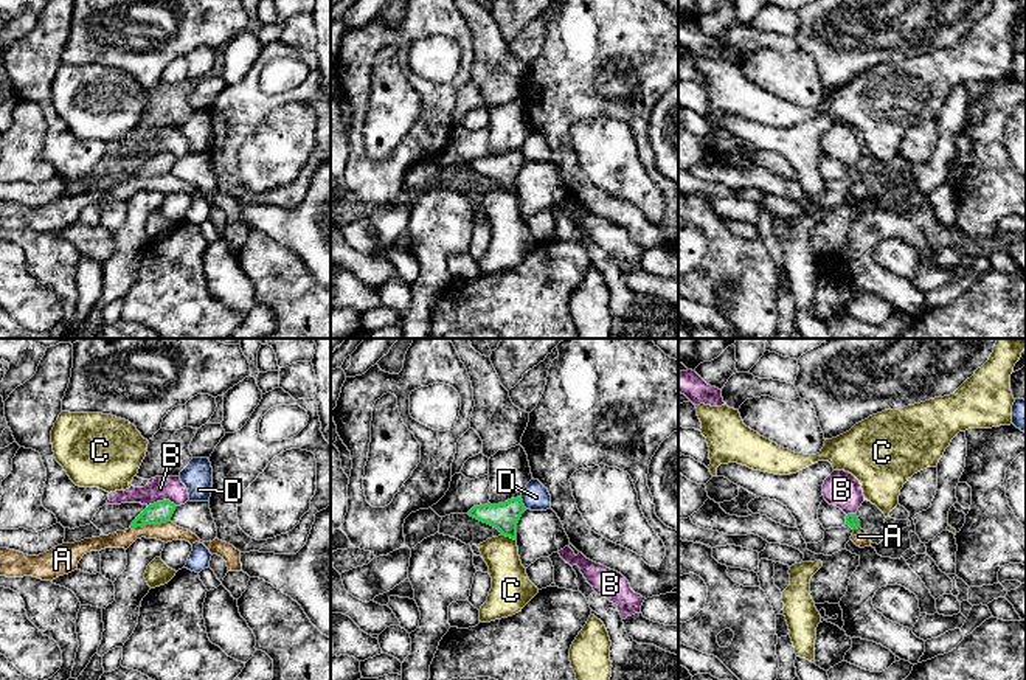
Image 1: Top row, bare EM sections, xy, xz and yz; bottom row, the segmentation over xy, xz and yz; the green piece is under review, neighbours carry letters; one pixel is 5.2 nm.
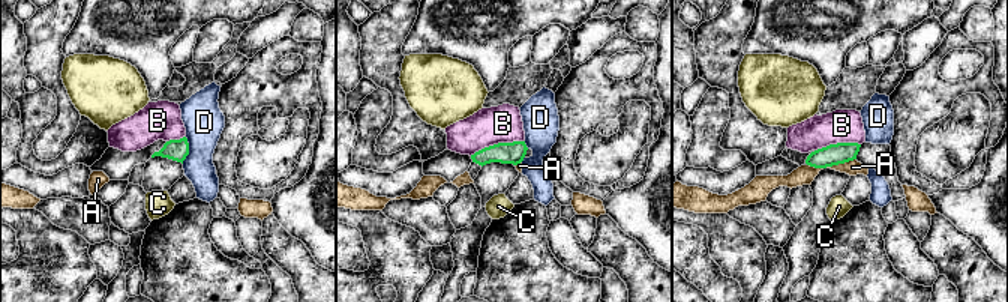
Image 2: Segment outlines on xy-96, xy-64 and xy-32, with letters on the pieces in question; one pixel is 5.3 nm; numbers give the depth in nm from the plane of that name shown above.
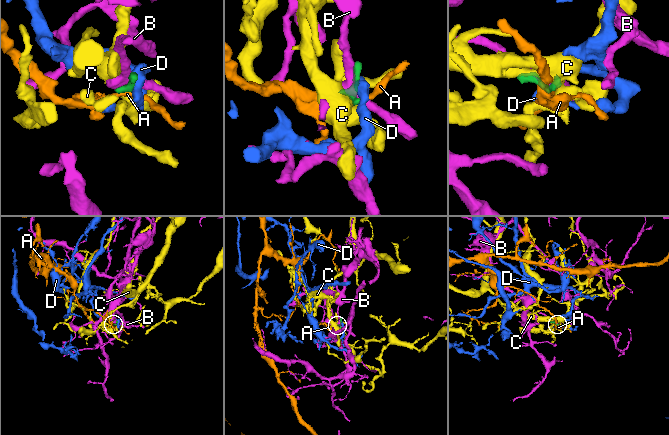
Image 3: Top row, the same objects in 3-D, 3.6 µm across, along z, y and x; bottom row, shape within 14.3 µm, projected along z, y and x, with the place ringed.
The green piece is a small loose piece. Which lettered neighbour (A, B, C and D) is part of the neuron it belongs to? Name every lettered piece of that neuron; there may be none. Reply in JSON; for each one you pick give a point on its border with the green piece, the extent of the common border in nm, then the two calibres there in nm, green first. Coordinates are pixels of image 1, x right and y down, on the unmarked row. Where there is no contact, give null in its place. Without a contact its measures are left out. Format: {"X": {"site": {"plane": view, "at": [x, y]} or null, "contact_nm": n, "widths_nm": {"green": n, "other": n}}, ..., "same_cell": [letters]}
{"same_cell": []}

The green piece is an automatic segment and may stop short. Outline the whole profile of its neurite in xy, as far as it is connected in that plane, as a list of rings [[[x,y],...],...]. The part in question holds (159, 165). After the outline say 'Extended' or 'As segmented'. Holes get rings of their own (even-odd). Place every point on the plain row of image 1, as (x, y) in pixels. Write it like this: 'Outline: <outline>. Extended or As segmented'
Outline: [[[169,152],[157,154],[149,157],[130,177],[130,180],[144,179],[144,177],[161,177],[171,174],[171,169],[175,163],[175,157]]]. As segmented

